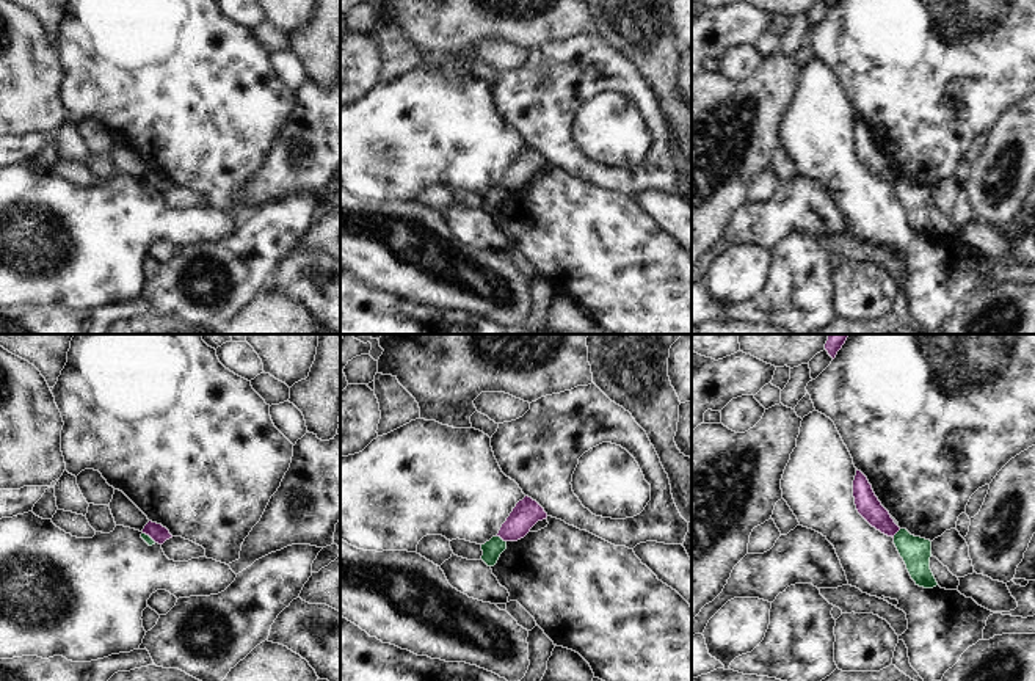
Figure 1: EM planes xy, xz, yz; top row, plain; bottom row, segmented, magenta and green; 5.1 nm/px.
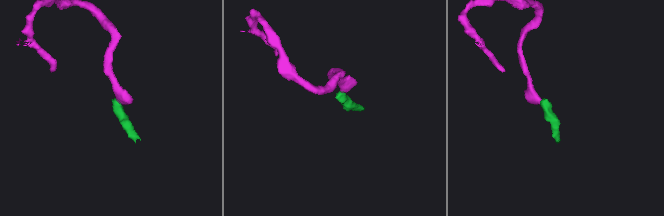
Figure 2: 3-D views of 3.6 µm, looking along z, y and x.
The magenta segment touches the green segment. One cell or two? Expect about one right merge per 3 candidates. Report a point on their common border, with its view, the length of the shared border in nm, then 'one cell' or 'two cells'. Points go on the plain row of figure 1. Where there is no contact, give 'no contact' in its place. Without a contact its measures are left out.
contact xz (502, 187); length 60 nm; two cells

